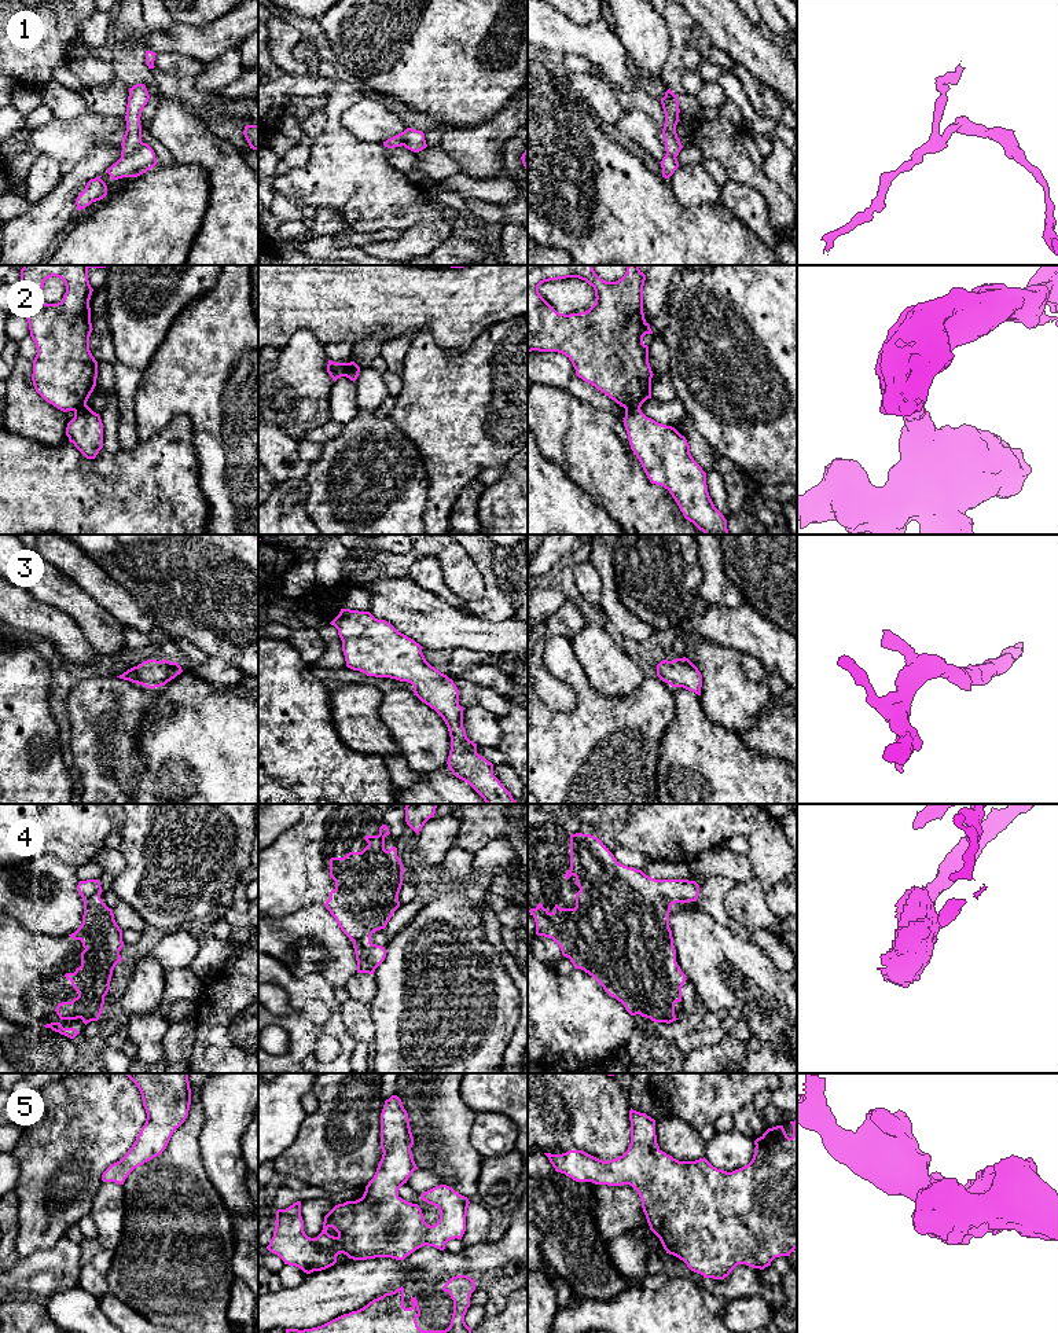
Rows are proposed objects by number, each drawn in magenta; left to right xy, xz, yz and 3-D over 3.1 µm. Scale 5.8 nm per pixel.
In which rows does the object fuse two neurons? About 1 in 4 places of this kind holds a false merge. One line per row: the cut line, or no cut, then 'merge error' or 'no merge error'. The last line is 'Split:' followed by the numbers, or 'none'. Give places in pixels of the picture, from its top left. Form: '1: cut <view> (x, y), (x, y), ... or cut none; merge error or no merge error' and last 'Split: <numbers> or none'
1: cut xy (143, 143), (121, 158); merge error
2: cut yz (639, 407), (628, 407), (625, 410); merge error
3: cut none; no merge error
4: cut none; no merge error
5: cut none; no merge error
Split: 1, 2

